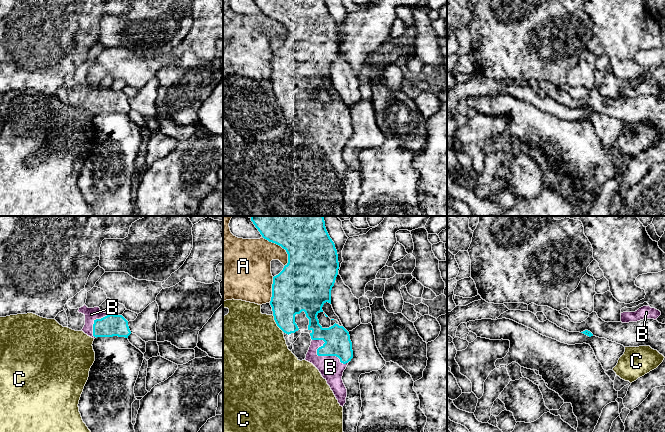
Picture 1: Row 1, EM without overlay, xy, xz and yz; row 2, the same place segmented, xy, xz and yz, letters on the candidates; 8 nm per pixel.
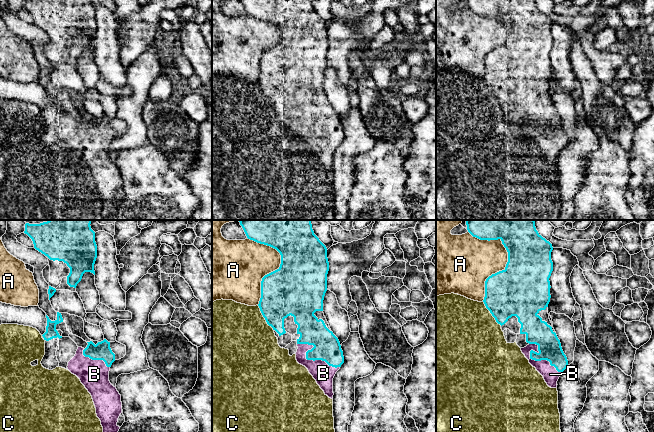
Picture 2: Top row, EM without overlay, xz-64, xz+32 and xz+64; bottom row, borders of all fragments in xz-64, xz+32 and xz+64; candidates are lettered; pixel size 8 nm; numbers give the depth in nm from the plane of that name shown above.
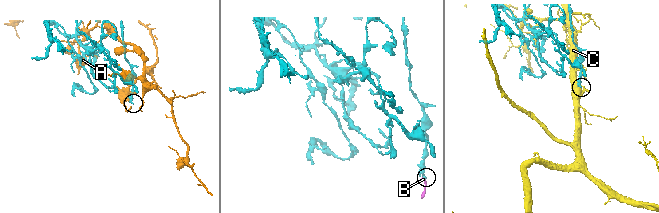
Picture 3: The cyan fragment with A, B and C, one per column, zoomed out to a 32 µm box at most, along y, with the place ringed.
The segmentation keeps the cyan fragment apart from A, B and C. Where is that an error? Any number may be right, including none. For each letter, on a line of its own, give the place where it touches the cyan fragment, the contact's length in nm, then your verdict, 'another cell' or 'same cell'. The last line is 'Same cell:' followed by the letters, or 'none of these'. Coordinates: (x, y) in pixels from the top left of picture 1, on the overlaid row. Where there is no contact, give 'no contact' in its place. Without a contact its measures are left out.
A: xz (282, 247) | 300 nm | another cell
B: xz (322, 355) | 360 nm | same cell
C: xz (276, 323) | 160 nm | another cell
Same cell: B

